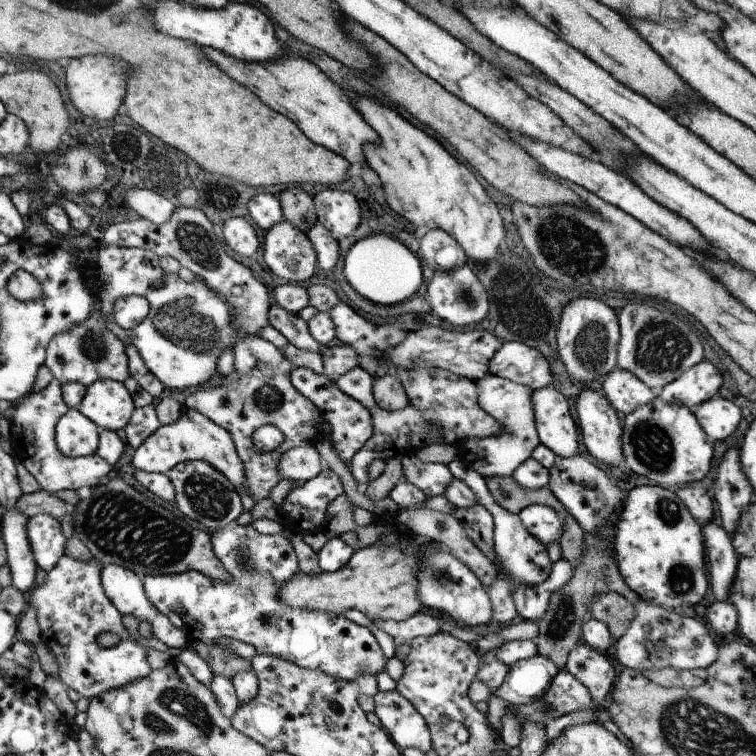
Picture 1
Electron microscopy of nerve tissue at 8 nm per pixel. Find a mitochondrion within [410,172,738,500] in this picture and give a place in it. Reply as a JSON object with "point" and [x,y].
{"point":[576,252]}

